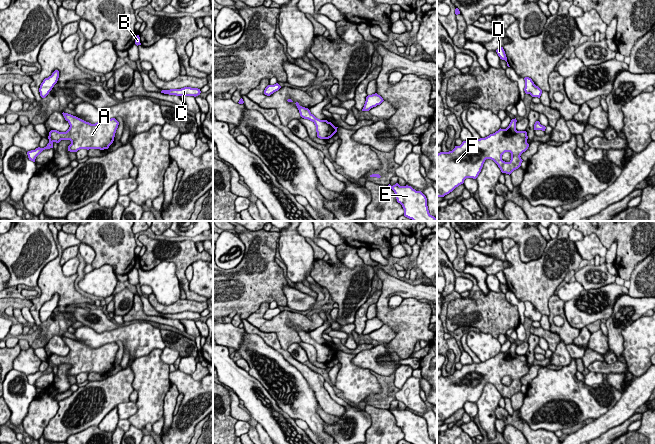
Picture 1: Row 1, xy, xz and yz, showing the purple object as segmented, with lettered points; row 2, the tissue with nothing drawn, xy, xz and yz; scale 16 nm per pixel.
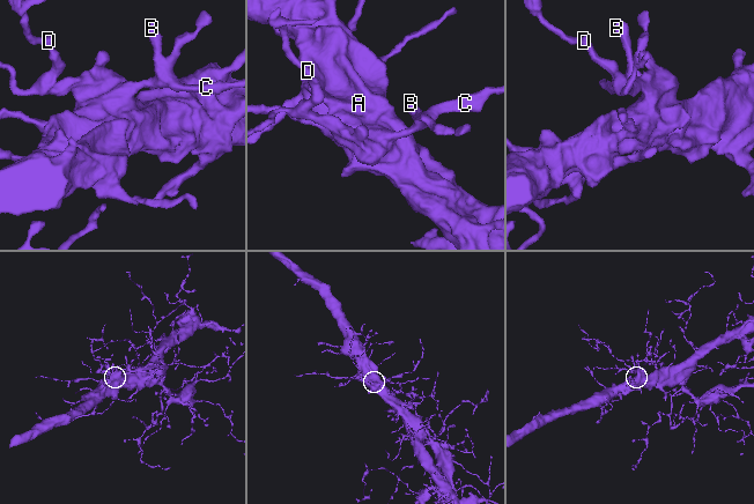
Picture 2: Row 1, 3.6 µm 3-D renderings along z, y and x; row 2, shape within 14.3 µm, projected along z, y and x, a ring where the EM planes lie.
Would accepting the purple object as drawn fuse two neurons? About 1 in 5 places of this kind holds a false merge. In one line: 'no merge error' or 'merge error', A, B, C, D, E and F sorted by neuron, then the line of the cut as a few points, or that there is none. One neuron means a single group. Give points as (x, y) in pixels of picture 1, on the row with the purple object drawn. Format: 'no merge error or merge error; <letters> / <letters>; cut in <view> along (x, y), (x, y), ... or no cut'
no merge error; A B C D E F; no cut

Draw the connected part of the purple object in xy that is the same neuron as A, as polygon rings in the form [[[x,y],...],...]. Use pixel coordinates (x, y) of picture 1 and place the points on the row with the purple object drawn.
[[[62,113],[70,127],[66,132],[51,130],[49,143],[44,148],[36,148],[27,152],[29,160],[35,162],[36,157],[45,149],[53,148],[53,143],[61,140],[70,140],[68,151],[77,152],[80,149],[108,149],[113,143],[119,122],[115,118],[91,124],[76,116]]]

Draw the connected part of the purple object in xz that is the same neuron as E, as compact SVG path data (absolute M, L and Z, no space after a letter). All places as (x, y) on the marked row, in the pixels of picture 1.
M398 183L388 185L395 193L397 202L404 209L404 216L413 221L437 221L429 213L427 198L421 191L416 191L411 186L400 186Z

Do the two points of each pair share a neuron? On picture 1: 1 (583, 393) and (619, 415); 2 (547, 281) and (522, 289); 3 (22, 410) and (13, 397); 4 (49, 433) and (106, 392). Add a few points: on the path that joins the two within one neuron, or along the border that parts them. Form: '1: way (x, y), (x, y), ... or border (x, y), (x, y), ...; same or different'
1: border (622, 393), (619, 400), (610, 409), (594, 419); different
2: way (541, 281), (530, 281), (528, 283); same
3: way (19, 407), (16, 400); same
4: way (66, 429), (78, 428), (101, 409); same

